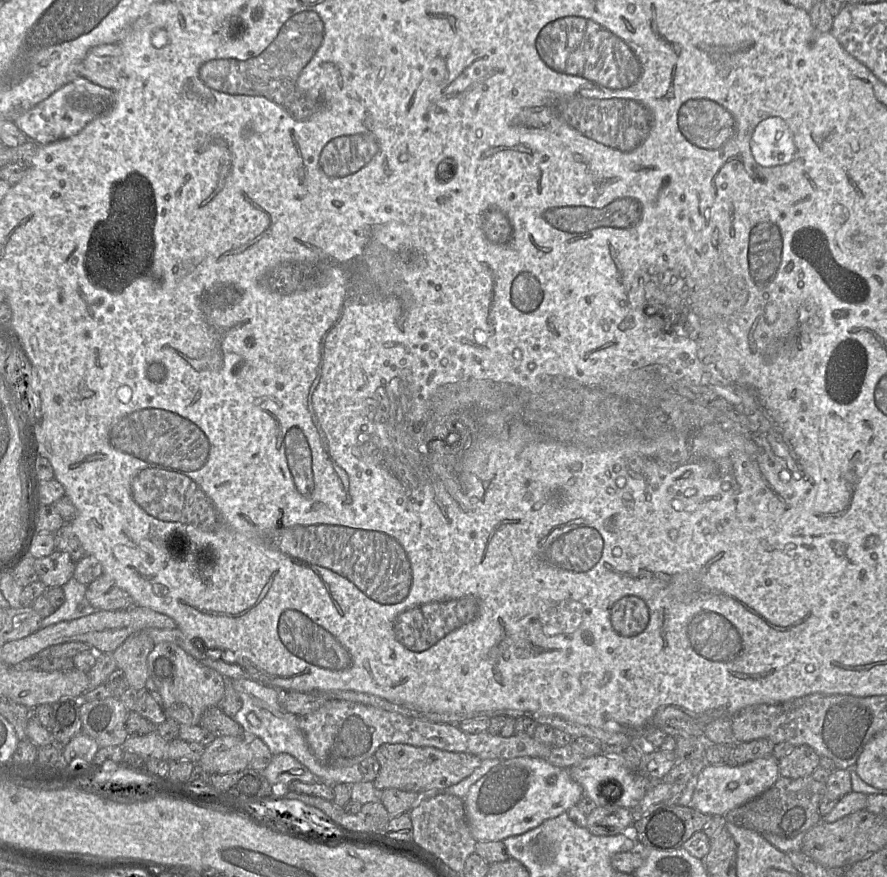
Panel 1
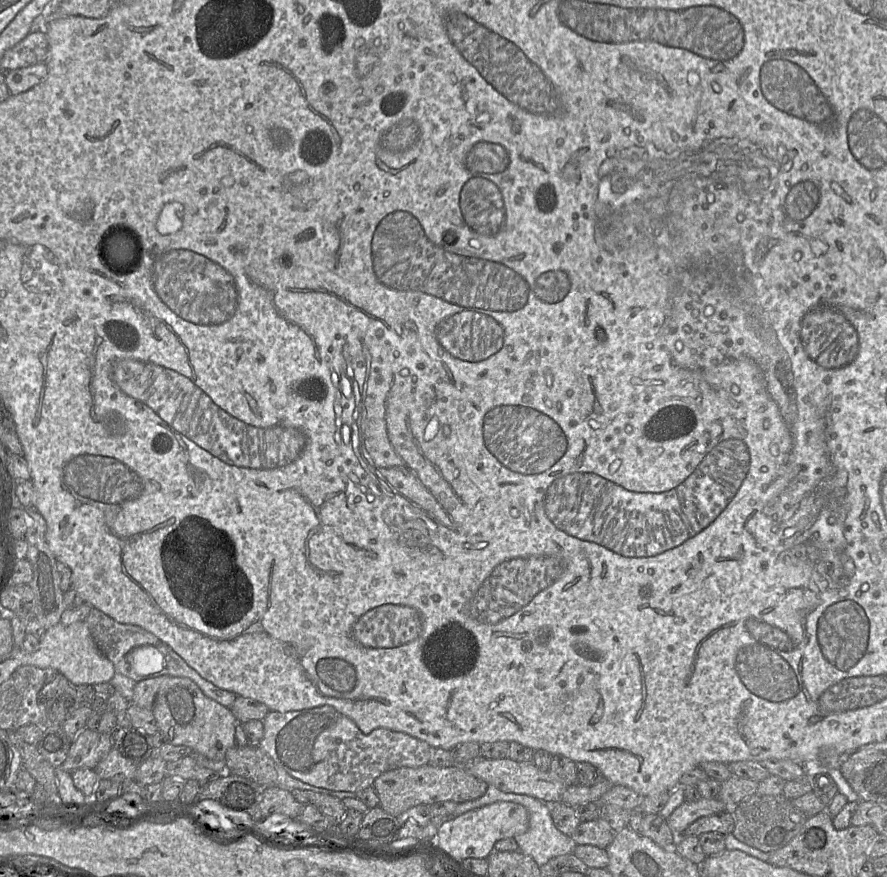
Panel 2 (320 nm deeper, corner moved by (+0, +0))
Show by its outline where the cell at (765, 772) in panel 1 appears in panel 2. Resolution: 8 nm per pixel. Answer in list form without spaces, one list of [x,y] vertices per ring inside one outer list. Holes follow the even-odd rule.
[[[719,798],[701,799],[693,802],[684,801],[666,819],[675,835],[684,835],[688,826],[698,818],[729,810]]]

